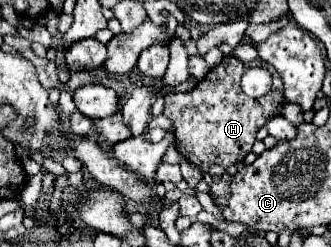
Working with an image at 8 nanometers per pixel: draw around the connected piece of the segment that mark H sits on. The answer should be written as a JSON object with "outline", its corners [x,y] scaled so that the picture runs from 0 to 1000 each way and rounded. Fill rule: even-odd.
{"outline":[[[677,231],[665,263],[634,279],[634,296],[598,328],[598,344],[580,368],[562,377],[532,377],[508,368],[502,377],[502,433],[495,466],[520,490],[526,506],[526,547],[532,547],[532,603],[550,619],[562,652],[592,668],[604,692],[622,692],[640,668],[671,668],[695,676],[749,628],[773,571],[773,538],[785,514],[798,514],[798,490],[810,474],[834,474],[852,457],[852,425],[864,417],[858,393],[858,352],[852,320],[840,296],[828,296],[828,352],[840,368],[822,368],[810,393],[749,393],[725,360],[725,312],[749,271],[767,271],[761,255],[731,255],[713,231]]]}

